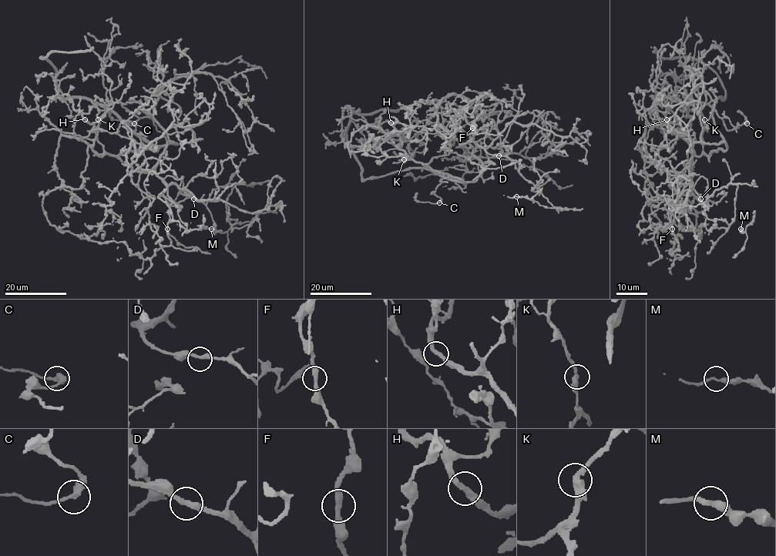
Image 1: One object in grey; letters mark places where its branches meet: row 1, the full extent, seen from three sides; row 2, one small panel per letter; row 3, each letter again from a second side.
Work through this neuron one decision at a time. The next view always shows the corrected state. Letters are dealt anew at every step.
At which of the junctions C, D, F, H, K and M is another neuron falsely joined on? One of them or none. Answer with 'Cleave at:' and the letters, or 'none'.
Cleave at: none

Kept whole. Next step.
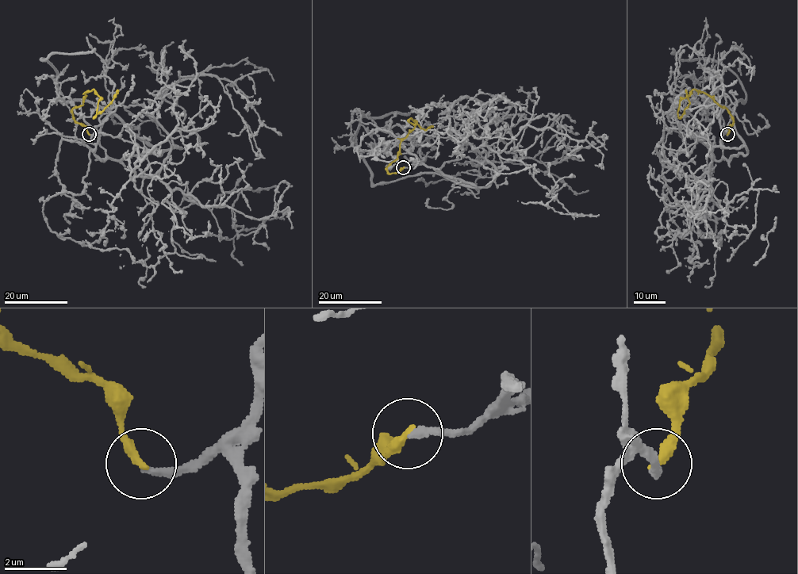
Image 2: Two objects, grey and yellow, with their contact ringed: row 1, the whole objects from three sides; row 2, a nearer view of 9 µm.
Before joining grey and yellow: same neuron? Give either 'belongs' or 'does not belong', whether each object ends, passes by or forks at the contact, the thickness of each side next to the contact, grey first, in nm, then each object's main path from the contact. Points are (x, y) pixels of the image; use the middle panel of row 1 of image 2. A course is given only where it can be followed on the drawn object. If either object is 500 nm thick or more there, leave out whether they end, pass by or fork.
does not belong; grey ends there; yellow ends there; 240 nm thick on the grey side, 320 nm on the other; grey runs (404, 167), (493, 180), (484, 151), (450, 124), (453, 105), (423, 109), (431, 146), (417, 135); yellow runs (404, 167), (387, 170), (414, 128), (409, 120), (425, 130), (433, 126)

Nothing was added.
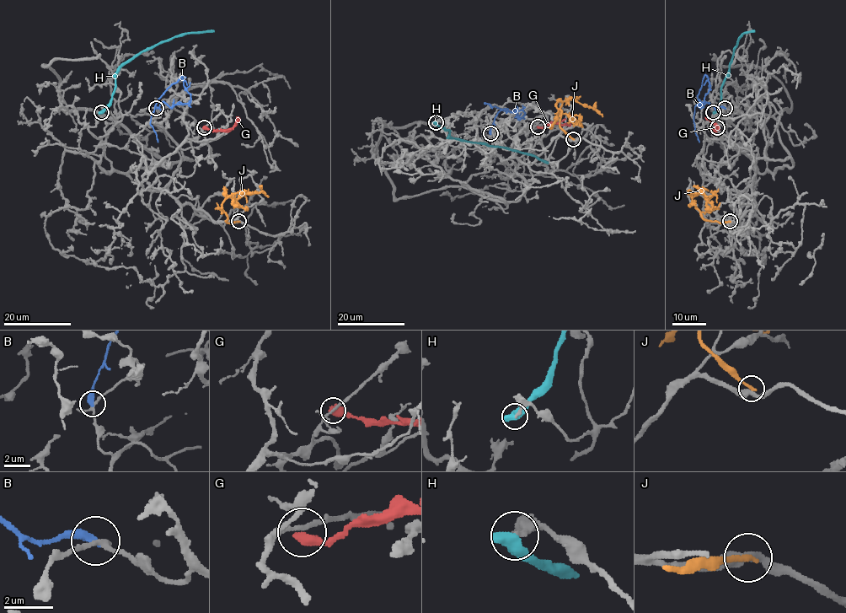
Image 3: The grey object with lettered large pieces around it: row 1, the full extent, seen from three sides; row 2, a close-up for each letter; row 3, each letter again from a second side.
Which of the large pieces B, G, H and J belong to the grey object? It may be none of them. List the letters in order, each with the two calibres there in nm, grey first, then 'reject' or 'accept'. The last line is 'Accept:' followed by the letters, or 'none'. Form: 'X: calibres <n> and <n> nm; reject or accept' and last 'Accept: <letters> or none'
B: calibres 170 and 420 nm; reject
G: calibres 170 and 500 nm; reject
H: calibres 200 and 600 nm; reject
J: calibres 380 and 240 nm; reject
Accept: none

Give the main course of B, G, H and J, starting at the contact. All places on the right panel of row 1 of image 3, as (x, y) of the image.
B: (725, 108), (715, 108), (704, 102), (699, 107), (709, 88), (705, 75), (694, 107), (694, 132), (699, 142)
G: (717, 127), (714, 131), (714, 124), (705, 117)
H: (713, 112), (720, 100), (721, 85), (738, 40), (744, 33), (754, 30)
J: (730, 222), (709, 221), (703, 217), (691, 192), (700, 192), (707, 196)

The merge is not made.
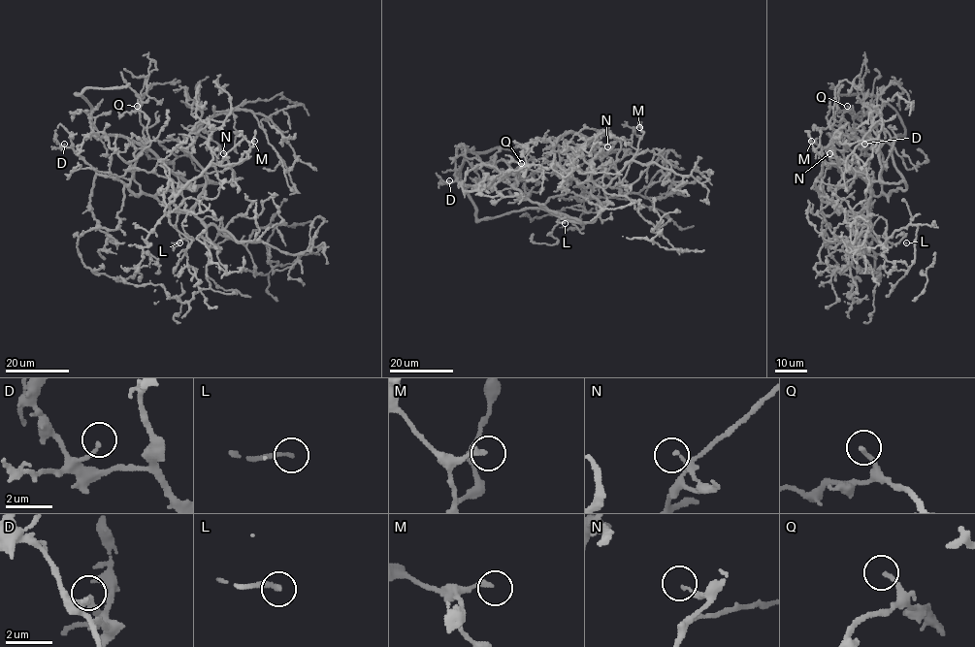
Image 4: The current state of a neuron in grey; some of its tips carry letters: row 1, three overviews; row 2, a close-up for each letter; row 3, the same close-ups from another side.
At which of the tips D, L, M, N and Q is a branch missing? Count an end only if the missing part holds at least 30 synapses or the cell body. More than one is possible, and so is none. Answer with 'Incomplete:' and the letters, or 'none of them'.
Incomplete: L

